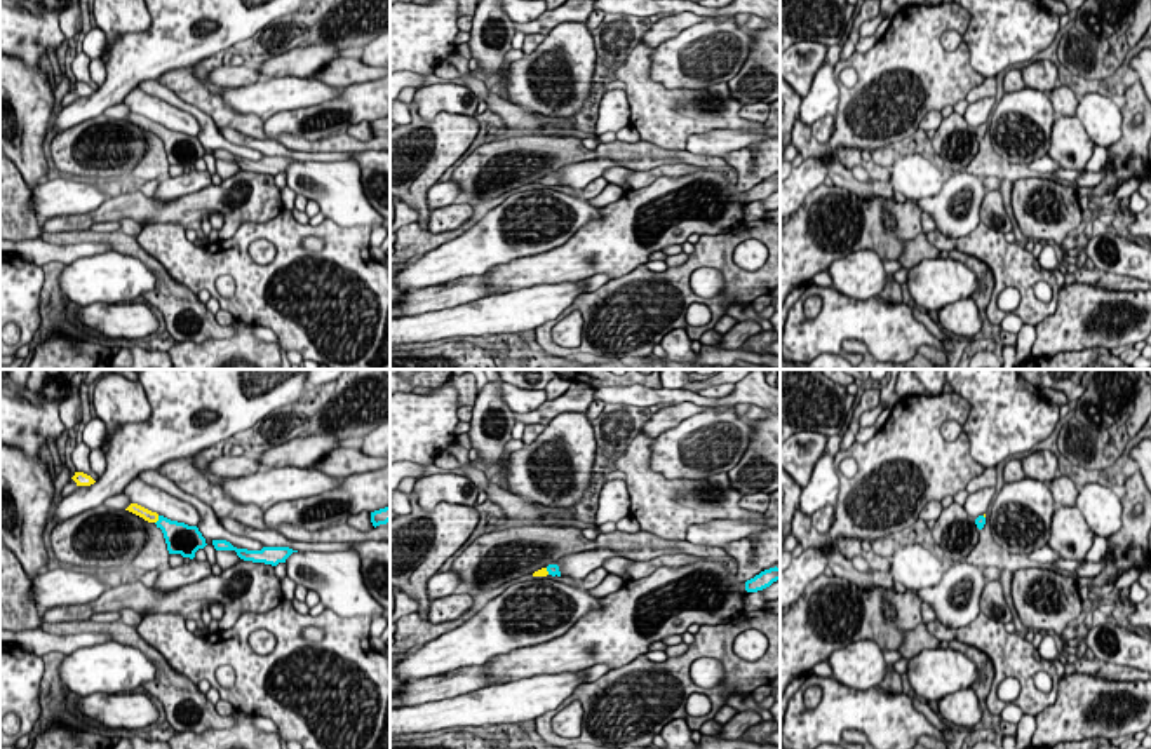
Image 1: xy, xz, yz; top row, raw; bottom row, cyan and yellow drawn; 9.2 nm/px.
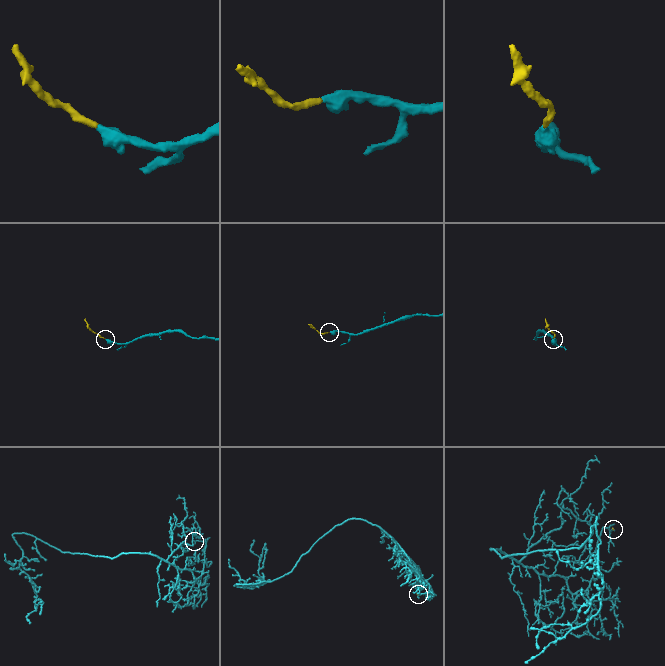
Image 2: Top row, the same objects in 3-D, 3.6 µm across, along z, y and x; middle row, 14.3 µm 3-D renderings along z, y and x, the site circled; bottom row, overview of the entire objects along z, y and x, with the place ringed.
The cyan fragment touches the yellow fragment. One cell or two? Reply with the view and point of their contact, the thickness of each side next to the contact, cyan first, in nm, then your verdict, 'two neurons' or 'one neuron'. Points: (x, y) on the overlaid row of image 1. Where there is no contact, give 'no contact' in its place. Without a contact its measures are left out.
xy (159, 519) | 280/100 nm | one neuron

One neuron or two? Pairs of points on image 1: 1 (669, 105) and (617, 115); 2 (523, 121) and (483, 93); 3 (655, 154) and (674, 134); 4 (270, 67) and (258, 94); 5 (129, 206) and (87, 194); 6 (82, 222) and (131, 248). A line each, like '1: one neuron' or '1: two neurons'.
1: two neurons
2: one neuron
3: two neurons
4: two neurons
5: two neurons
6: two neurons

